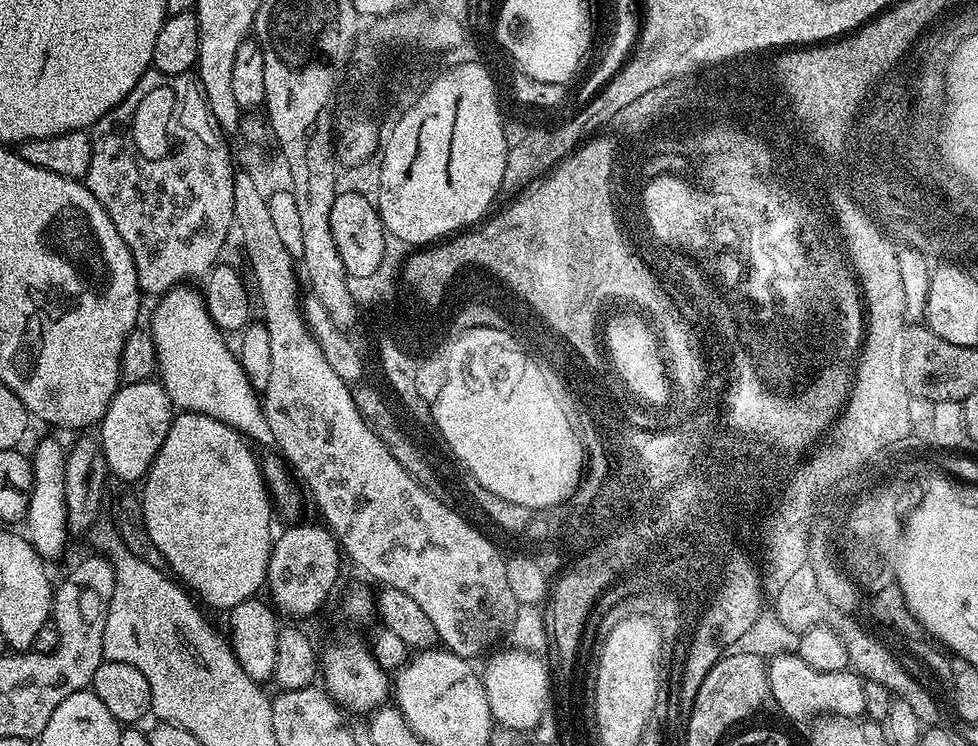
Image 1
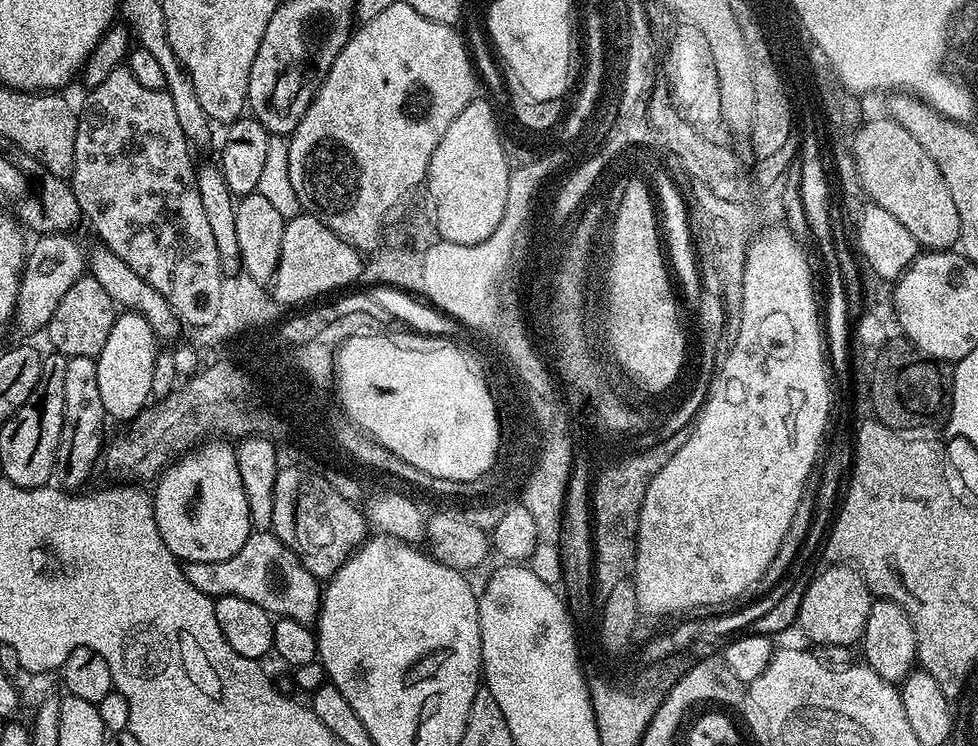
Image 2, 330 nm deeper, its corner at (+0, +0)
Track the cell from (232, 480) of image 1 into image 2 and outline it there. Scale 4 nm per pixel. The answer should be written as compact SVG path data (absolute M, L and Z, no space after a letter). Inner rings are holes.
M210 439L185 452L164 468L154 487L156 492L152 496L152 505L158 534L162 534L162 542L166 542L168 549L181 562L222 562L238 554L246 538L254 531L250 506L246 502L246 490L242 486L242 474L238 474L236 449L227 439Z

